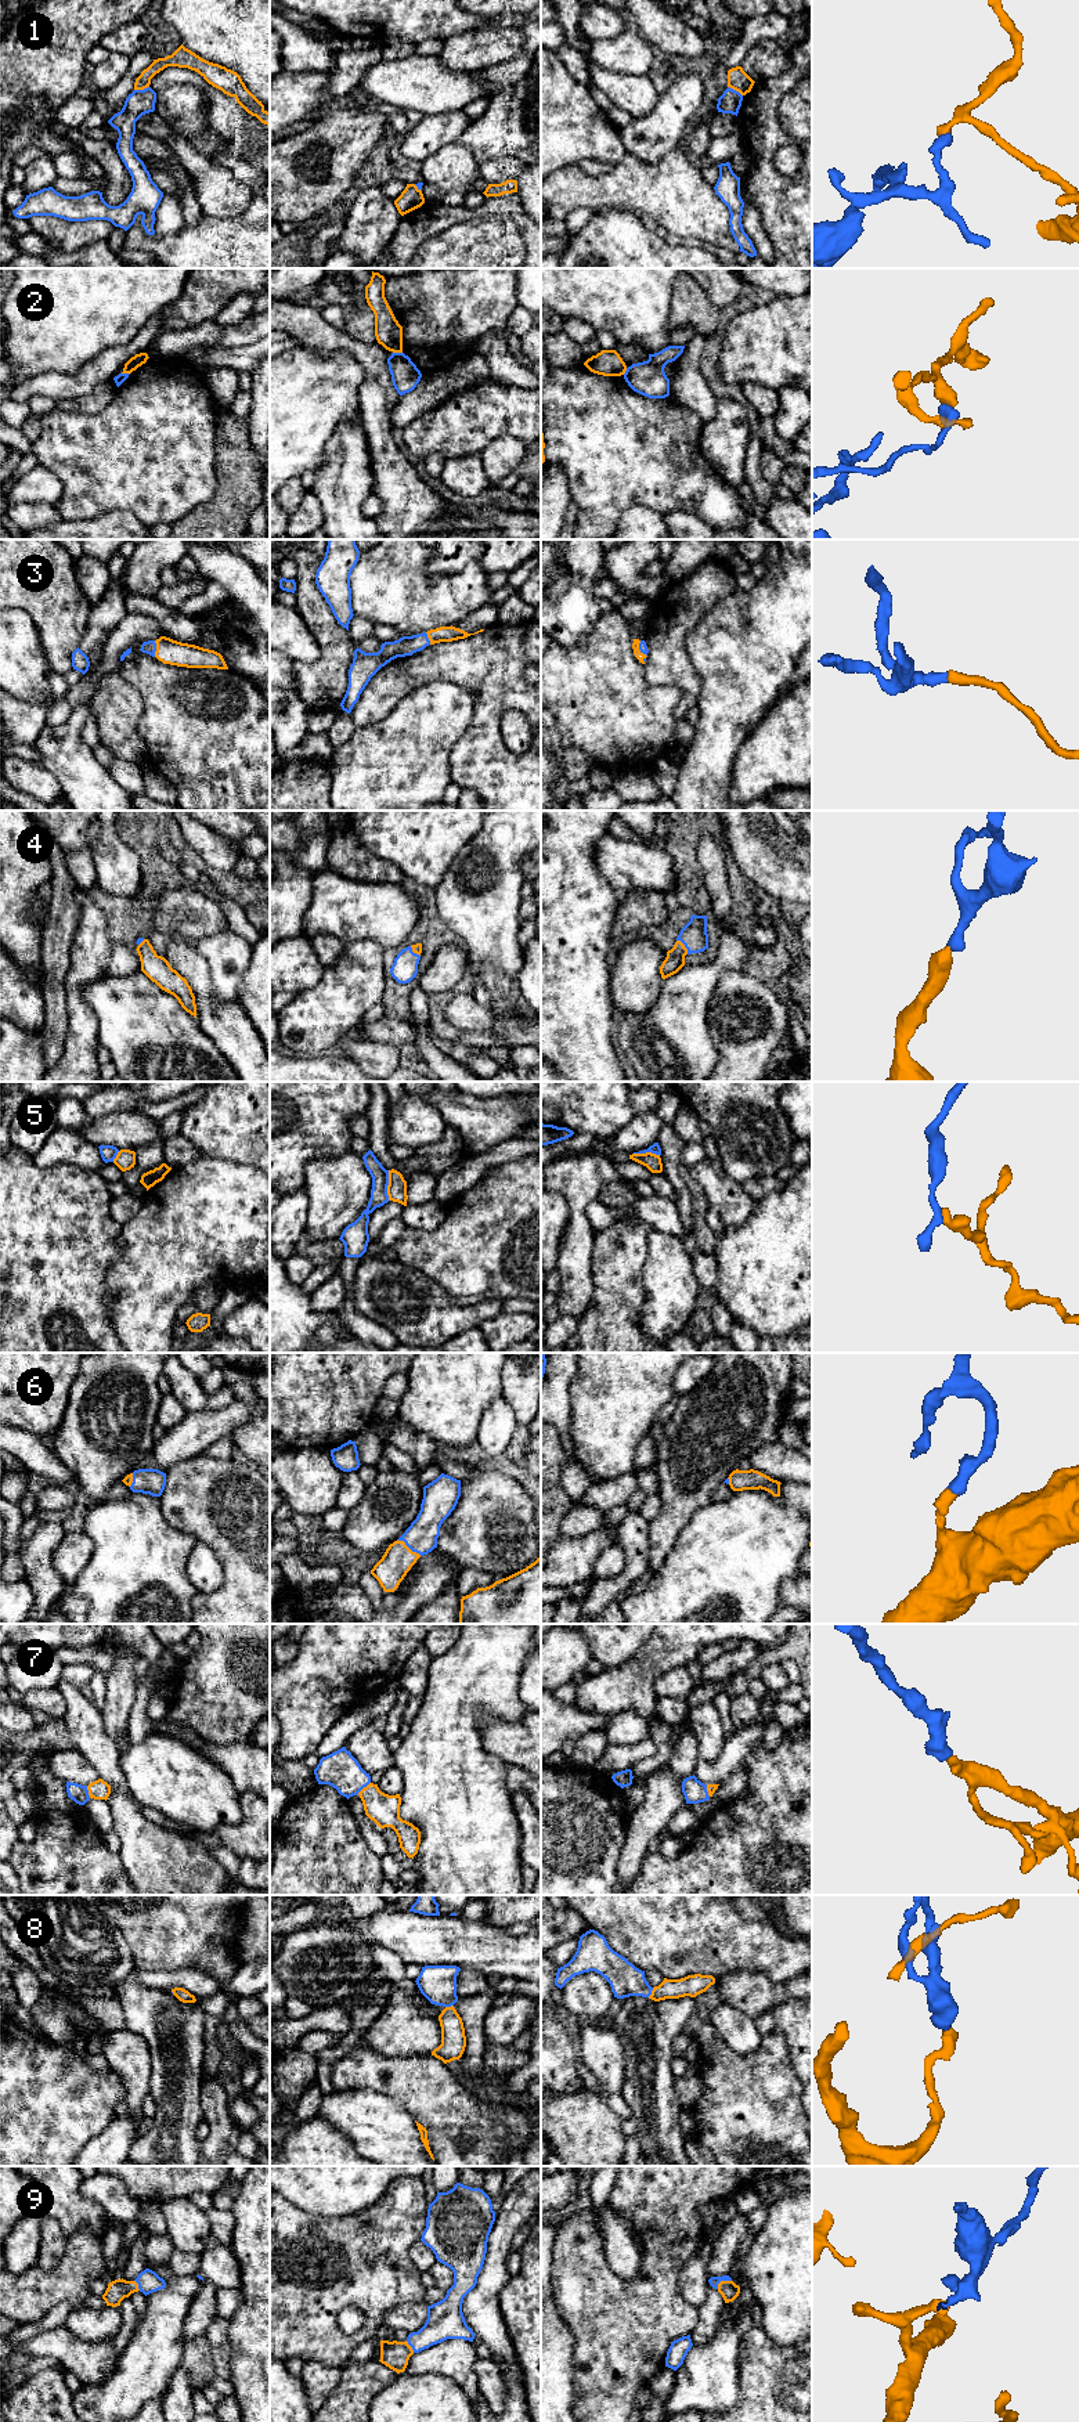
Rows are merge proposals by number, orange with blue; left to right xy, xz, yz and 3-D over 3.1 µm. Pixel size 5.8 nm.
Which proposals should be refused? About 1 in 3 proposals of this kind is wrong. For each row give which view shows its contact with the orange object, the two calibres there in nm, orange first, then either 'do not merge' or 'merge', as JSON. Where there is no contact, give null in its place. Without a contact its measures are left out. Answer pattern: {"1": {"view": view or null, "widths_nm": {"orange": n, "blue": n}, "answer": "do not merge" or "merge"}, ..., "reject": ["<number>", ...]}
{"1": {"view": "xy", "widths_nm": {"orange": 80, "blue": 150}, "answer": "do not merge"}, "2": {"view": "xz", "widths_nm": {"orange": 160, "blue": 160}, "answer": "do not merge"}, "3": {"view": "xy", "widths_nm": {"orange": 140, "blue": 80}, "answer": "merge"}, "4": {"view": "yz", "widths_nm": {"orange": 110, "blue": 160}, "answer": "merge"}, "5": {"view": "xz", "widths_nm": {"orange": 110, "blue": 100}, "answer": "do not merge"}, "6": {"view": "xz", "widths_nm": {"orange": 180, "blue": 190}, "answer": "merge"}, "7": {"view": "xz", "widths_nm": {"orange": 180, "blue": 220}, "answer": "merge"}, "8": {"view": "yz", "widths_nm": {"orange": 130, "blue": 190}, "answer": "merge"}, "9": {"view": "yz", "widths_nm": {"orange": 110, "blue": 60}, "answer": "merge"}, "reject": ["1", "2", "5"]}

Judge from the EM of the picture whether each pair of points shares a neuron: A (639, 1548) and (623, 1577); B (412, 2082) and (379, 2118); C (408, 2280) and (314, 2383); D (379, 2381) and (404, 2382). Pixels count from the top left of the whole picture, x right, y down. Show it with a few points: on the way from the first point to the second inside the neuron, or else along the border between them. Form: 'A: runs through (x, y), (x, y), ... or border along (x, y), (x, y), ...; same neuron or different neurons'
A: runs through (637, 1555), (637, 1563), (630, 1570); same neuron
B: border along (365, 2090), (374, 2090), (397, 2099), (415, 2119); different neurons
C: border along (305, 2361), (323, 2361), (338, 2368); different neurons
D: border along (399, 2374), (370, 2406); different neurons

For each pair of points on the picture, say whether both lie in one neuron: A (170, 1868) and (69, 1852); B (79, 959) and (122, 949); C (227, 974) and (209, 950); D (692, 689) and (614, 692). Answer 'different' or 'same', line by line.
A: different
B: different
C: same
D: different

